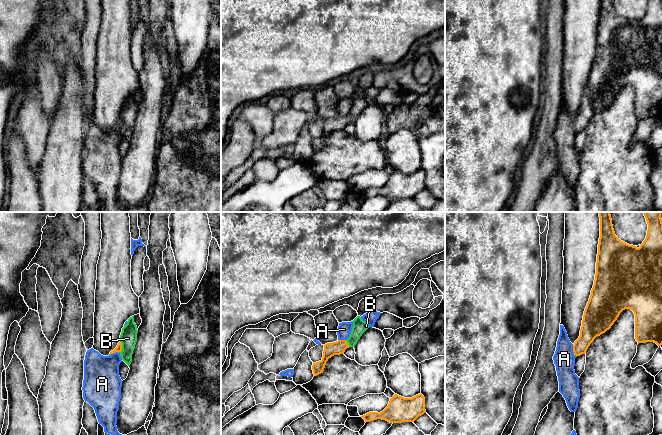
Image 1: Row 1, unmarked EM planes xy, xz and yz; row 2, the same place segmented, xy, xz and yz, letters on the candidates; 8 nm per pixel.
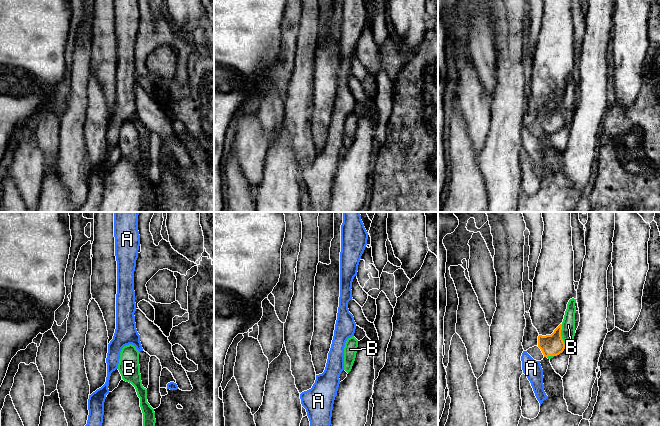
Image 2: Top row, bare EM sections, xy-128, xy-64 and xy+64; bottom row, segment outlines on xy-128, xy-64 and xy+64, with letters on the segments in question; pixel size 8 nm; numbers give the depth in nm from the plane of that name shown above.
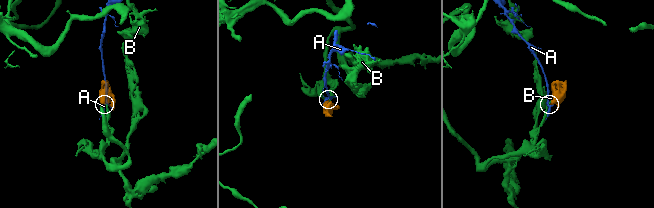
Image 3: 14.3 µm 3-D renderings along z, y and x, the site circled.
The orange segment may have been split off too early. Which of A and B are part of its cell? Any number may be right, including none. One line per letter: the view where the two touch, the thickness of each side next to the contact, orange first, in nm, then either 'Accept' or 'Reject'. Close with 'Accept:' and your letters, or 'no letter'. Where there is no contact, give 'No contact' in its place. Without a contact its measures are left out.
A: Touches orange in yz. Thickness 180 nm (orange) against 180 nm. Reject
B: Touches orange in xy. Thickness 50 nm (orange) against 140 nm. Accept
Accept: B

